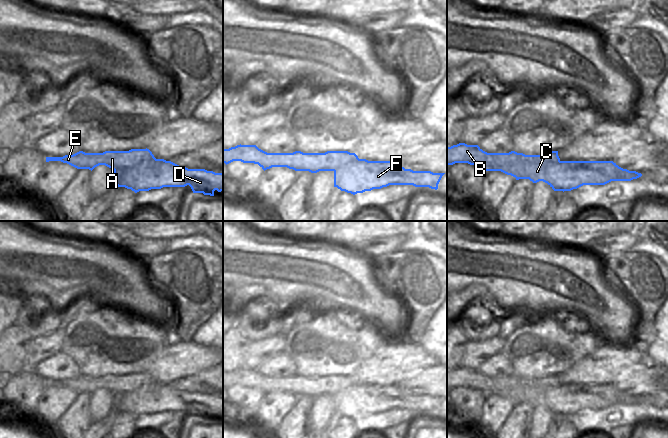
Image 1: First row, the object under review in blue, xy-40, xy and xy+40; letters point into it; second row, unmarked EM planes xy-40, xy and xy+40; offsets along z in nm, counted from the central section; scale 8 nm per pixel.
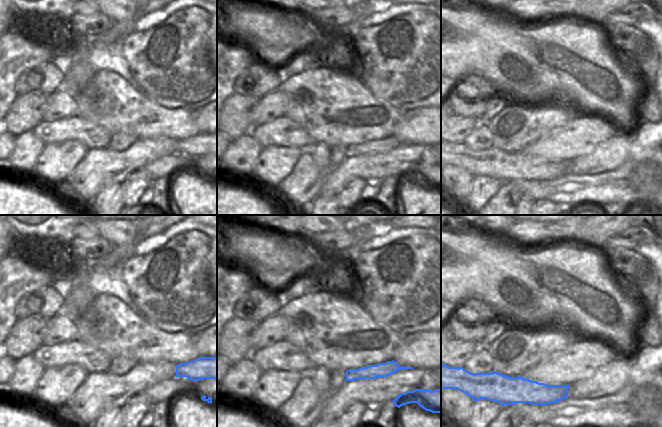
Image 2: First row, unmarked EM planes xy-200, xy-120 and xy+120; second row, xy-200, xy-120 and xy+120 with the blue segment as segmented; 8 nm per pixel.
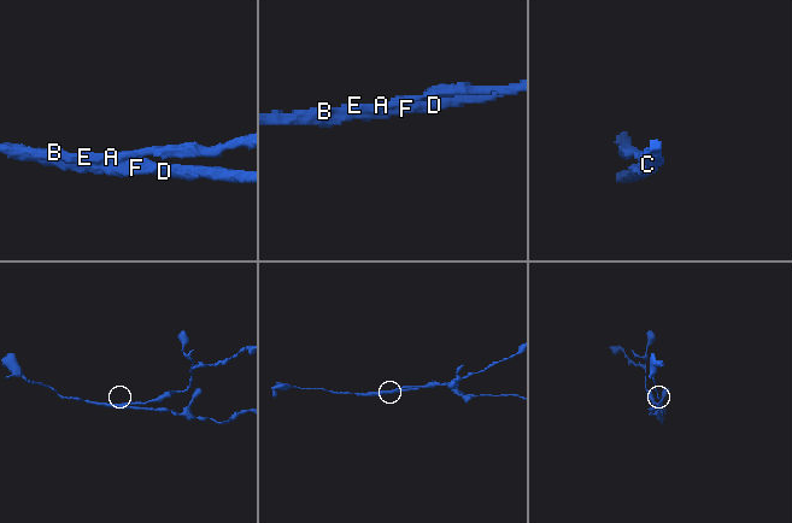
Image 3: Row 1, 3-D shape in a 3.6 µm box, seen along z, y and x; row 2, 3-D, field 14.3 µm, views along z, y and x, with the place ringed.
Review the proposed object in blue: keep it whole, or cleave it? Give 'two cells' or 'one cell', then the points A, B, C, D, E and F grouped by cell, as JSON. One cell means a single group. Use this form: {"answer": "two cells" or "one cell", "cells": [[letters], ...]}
{"answer": "two cells", "cells": [["A", "B", "E"], ["C", "D", "F"]]}

